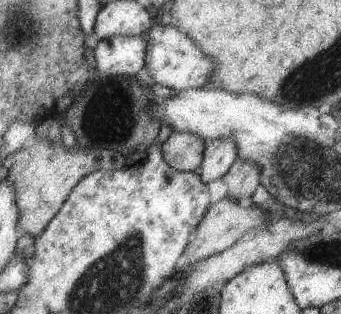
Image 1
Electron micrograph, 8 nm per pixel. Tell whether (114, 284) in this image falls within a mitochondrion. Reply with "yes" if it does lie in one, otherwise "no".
yes

